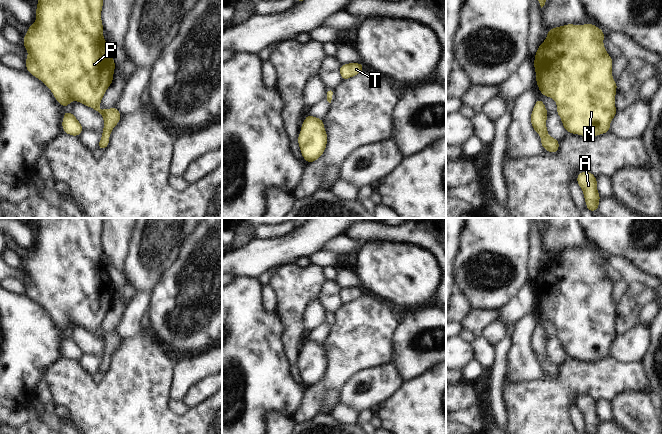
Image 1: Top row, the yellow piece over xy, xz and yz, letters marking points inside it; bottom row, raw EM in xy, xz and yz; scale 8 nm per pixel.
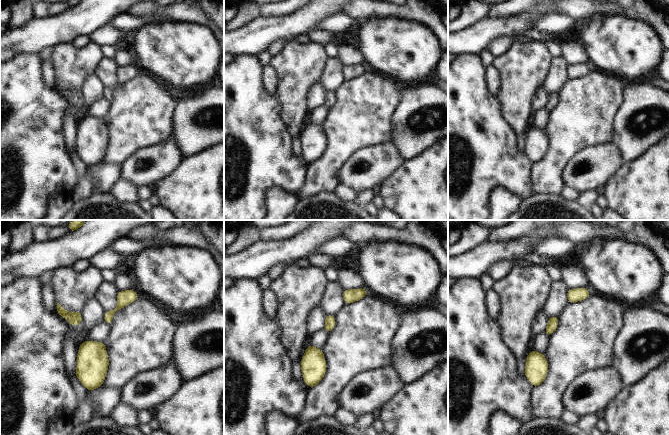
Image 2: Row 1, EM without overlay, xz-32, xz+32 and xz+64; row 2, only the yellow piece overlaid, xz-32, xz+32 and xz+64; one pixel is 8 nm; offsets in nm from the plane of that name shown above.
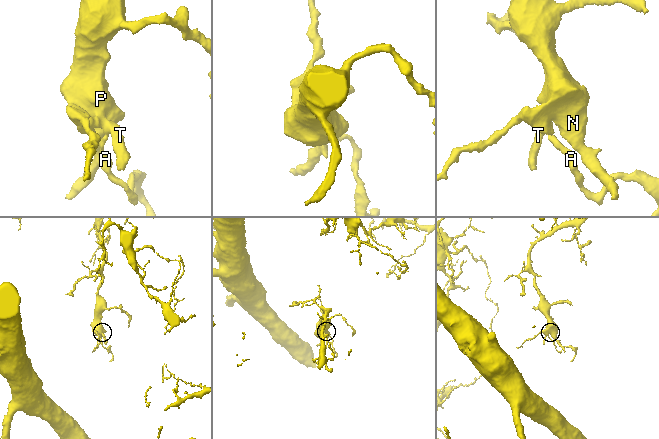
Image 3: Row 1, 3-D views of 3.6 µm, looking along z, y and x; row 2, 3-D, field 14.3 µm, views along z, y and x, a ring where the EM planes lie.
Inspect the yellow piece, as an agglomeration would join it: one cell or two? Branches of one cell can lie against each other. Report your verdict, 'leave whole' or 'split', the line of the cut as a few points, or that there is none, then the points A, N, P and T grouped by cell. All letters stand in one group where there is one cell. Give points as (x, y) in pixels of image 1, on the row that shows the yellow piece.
leave whole; no cut; A N P T

